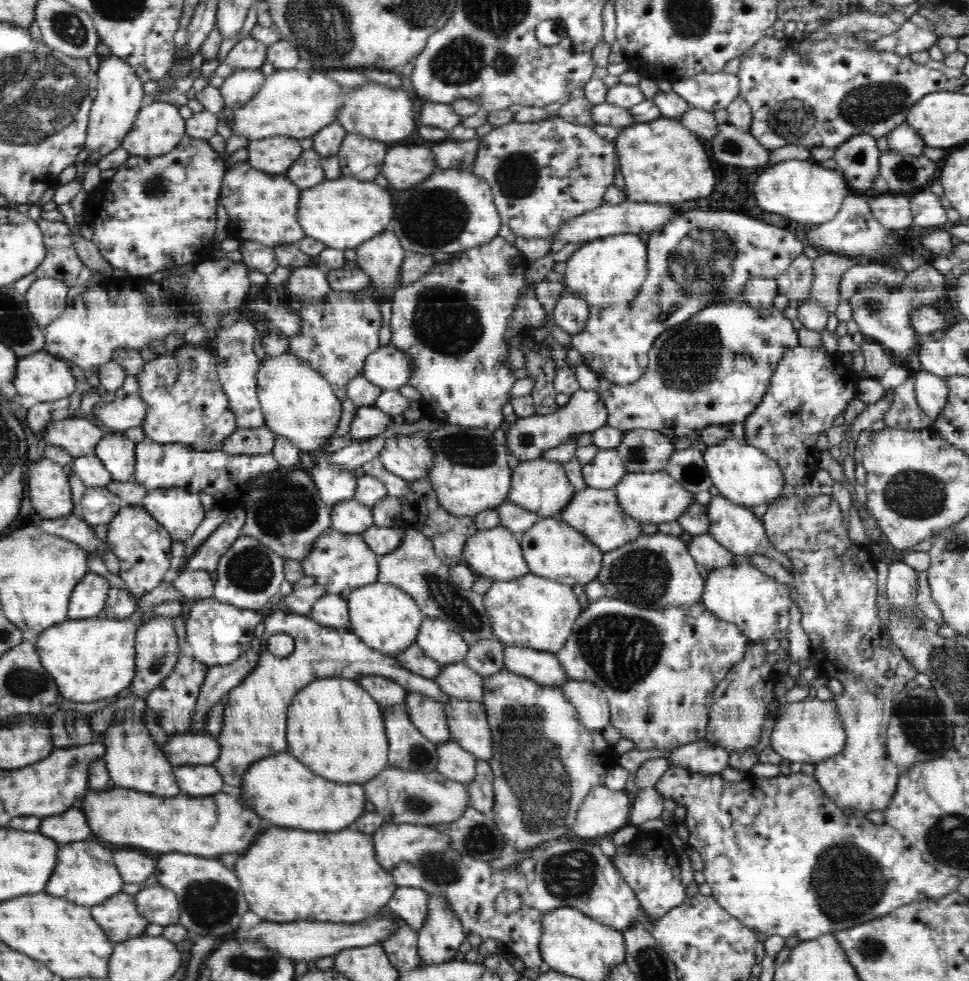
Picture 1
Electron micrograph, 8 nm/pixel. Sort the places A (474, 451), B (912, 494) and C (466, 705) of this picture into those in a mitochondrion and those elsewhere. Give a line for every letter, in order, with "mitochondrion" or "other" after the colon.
A: mitochondrion
B: mitochondrion
C: other

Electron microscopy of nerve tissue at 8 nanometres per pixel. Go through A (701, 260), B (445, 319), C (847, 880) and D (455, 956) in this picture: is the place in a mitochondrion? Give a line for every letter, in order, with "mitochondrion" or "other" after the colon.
A: mitochondrion
B: mitochondrion
C: mitochondrion
D: other

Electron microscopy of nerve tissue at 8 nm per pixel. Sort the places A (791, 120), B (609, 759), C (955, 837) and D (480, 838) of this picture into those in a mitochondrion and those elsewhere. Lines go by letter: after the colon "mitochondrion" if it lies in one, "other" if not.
A: mitochondrion
B: other
C: mitochondrion
D: mitochondrion

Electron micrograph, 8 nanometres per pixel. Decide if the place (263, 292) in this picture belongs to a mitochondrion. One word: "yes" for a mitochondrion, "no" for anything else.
no

